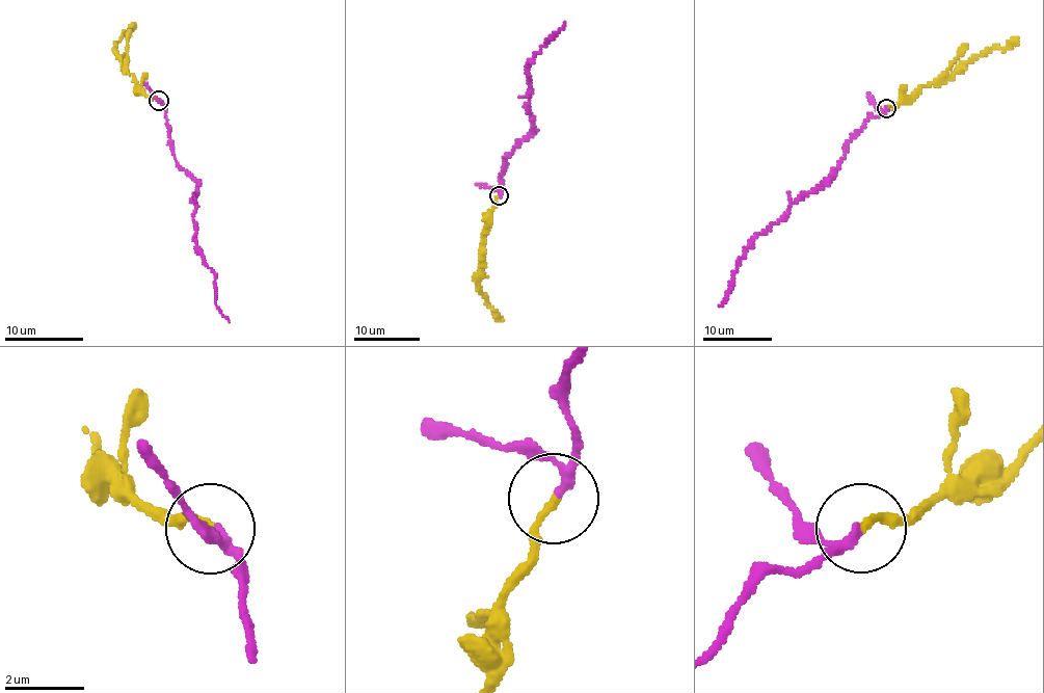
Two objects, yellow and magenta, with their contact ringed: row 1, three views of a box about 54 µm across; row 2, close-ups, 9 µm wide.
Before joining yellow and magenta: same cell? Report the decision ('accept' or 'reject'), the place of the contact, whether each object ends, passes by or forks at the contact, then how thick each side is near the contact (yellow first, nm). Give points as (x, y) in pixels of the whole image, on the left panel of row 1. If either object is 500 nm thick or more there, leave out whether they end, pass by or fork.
accept; at (159, 100); yellow ends there; magenta passes by; 190 nm thick on the yellow side, 200 nm on the other

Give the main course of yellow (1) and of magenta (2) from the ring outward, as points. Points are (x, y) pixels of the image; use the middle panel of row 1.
1: (499, 196), (483, 238), (483, 259), (477, 283), (500, 321)
2: (499, 196), (505, 158), (512, 154), (533, 126), (527, 105), (530, 85), (528, 63), (565, 23)

